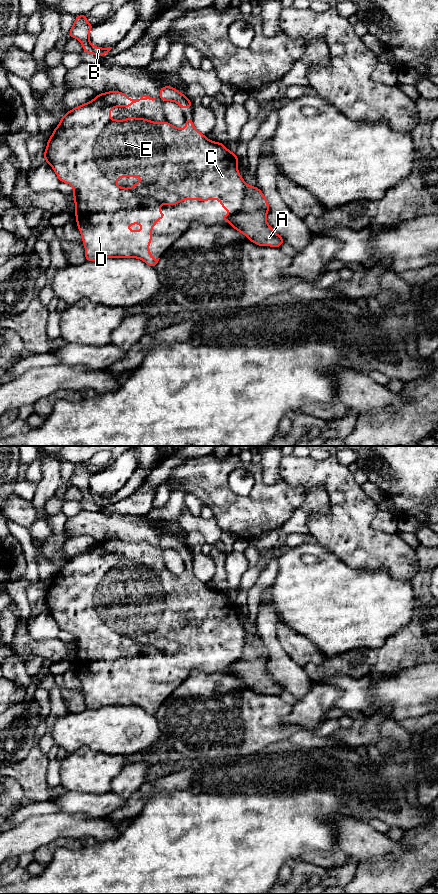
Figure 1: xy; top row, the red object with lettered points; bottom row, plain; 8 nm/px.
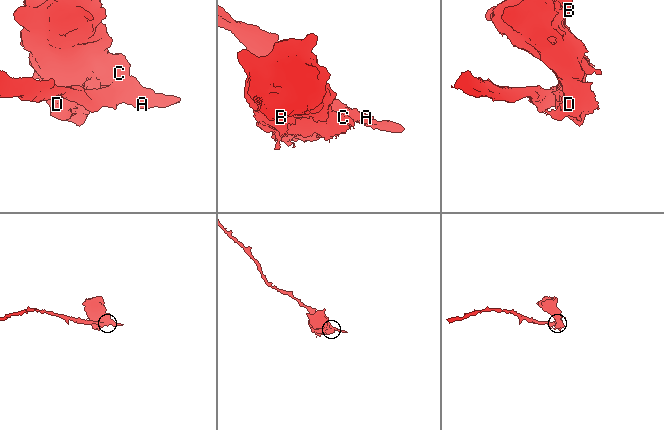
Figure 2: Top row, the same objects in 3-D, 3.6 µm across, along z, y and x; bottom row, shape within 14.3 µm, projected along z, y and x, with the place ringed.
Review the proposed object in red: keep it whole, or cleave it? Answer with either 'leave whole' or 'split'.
split

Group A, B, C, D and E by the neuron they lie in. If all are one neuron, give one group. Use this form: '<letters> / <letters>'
A / B C D E

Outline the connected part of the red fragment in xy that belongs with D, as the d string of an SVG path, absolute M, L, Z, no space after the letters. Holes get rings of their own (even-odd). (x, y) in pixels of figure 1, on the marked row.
M110 91L102 94L98 94L92 101L80 105L68 112L61 118L60 123L54 129L53 134L48 139L47 148L44 151L45 162L51 165L54 169L60 182L70 184L74 189L73 198L75 200L75 215L77 226L80 230L82 241L85 245L85 258L86 261L100 261L105 258L139 258L143 260L150 267L155 267L159 261L158 259L152 258L152 253L148 250L148 246L152 239L152 227L158 223L158 219L163 219L166 217L164 213L159 210L159 207L163 204L177 205L183 200L219 200L222 204L222 208L227 209L230 214L221 216L221 221L229 220L233 215L239 213L244 209L244 196L245 196L245 182L238 172L238 162L235 153L230 152L222 143L213 142L206 138L205 135L200 133L193 125L193 121L190 117L186 119L185 126L186 129L182 130L179 127L175 127L165 122L155 123L153 121L144 118L134 118L130 117L124 120L114 120L110 118L110 110L114 107L130 107L133 103L139 102L140 100L155 100L148 95L141 95L140 99L129 99L128 96L122 92ZM119 177L143 177L143 181L139 181L134 184L131 188L122 188L116 184ZM160 177L182 177L183 181L159 181ZM132 224L141 224L141 231L128 230L127 227Z

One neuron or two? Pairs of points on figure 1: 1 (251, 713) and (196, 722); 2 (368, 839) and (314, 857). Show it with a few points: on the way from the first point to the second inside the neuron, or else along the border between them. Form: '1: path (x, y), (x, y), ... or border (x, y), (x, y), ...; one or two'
1: path (237, 719), (210, 719); one
2: path (355, 841), (338, 856), (327, 857); one

